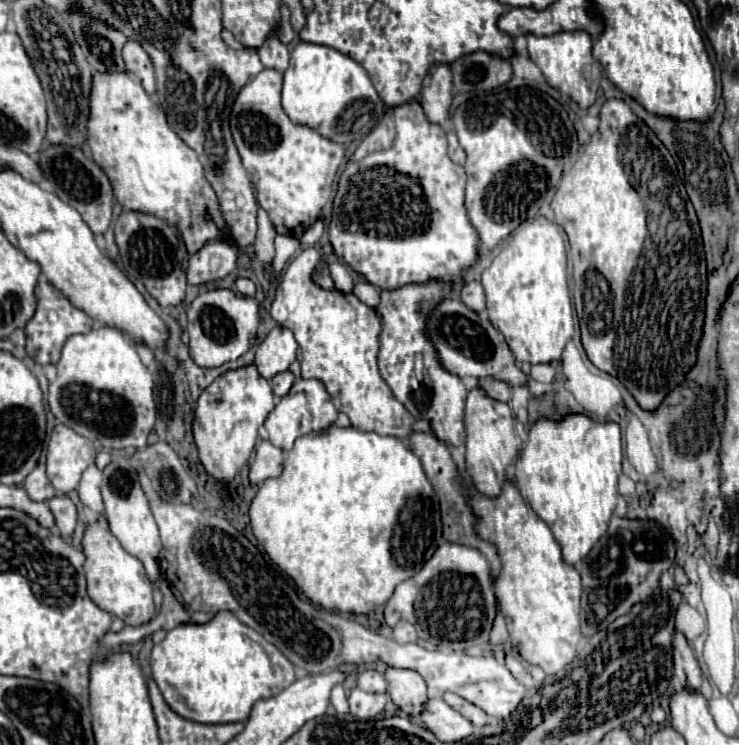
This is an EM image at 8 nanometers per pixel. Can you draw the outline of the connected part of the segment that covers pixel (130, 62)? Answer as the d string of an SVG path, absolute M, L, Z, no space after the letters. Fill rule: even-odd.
M125 43L123 47L123 61L127 71L137 77L143 85L143 89L153 95L155 93L155 75L153 75L153 63L149 55L143 51L139 43Z

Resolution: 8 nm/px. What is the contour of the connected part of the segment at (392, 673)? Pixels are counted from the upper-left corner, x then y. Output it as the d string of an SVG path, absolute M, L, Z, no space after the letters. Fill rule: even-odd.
M387 667L385 679L387 679L387 693L391 693L393 703L403 713L417 717L421 713L425 701L429 699L427 685L425 685L423 677L411 669Z

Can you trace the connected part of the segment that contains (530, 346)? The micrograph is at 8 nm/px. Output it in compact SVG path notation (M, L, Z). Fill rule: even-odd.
M545 217L527 219L523 227L511 231L503 249L493 257L491 265L483 271L481 283L487 295L489 321L495 329L503 333L513 355L519 361L527 361L531 365L559 361L565 343L573 337L573 307L567 287L567 251L559 225Z

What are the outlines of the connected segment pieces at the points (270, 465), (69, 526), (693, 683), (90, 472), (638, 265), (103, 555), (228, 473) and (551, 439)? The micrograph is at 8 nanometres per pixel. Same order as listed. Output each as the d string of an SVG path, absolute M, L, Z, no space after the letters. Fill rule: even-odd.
M261 441L255 449L255 461L251 463L249 479L255 485L261 485L265 479L279 477L283 471L283 451L269 441Z
M63 495L63 497L53 497L47 505L55 517L55 527L57 527L59 535L63 537L63 541L69 543L73 537L75 523L77 523L77 511L75 511L73 501Z
M677 629L673 643L673 681L681 681L681 685L689 689L699 689L701 685L701 669L693 647Z
M91 465L87 467L87 471L83 471L83 477L81 477L81 483L77 487L77 493L79 493L79 499L91 507L95 513L103 513L103 499L101 499L101 471Z
M607 99L601 107L601 123L597 133L591 135L589 145L585 147L585 153L573 163L567 175L563 175L561 185L551 201L551 207L555 211L555 221L565 229L569 243L571 243L571 257L573 257L573 299L577 307L577 317L581 325L581 341L585 347L587 357L595 367L601 371L617 377L637 399L637 403L643 409L655 409L665 395L677 387L685 373L695 365L697 361L697 343L701 339L701 327L705 319L705 295L707 295L707 267L705 267L705 253L703 253L703 241L701 241L701 229L695 215L695 209L689 201L689 195L685 191L685 185L677 173L675 161L671 153L665 149L665 145L657 139L657 135L631 111L631 107L623 99Z
M99 515L95 523L87 525L83 535L83 555L85 555L85 575L87 575L87 593L89 597L105 611L117 615L129 625L143 625L155 615L153 605L153 587L145 573L143 563L129 555L121 543L109 531L105 515Z
M245 365L217 377L197 399L193 437L199 449L199 459L207 473L215 479L231 481L237 471L247 463L255 441L257 429L275 407L275 395L267 379L257 373L255 365Z
M569 413L559 421L539 419L529 427L529 439L515 465L515 479L525 503L541 515L563 549L563 559L571 565L587 557L591 547L607 531L607 523L617 503L617 479L621 475L621 429L613 421L595 421L583 413Z

